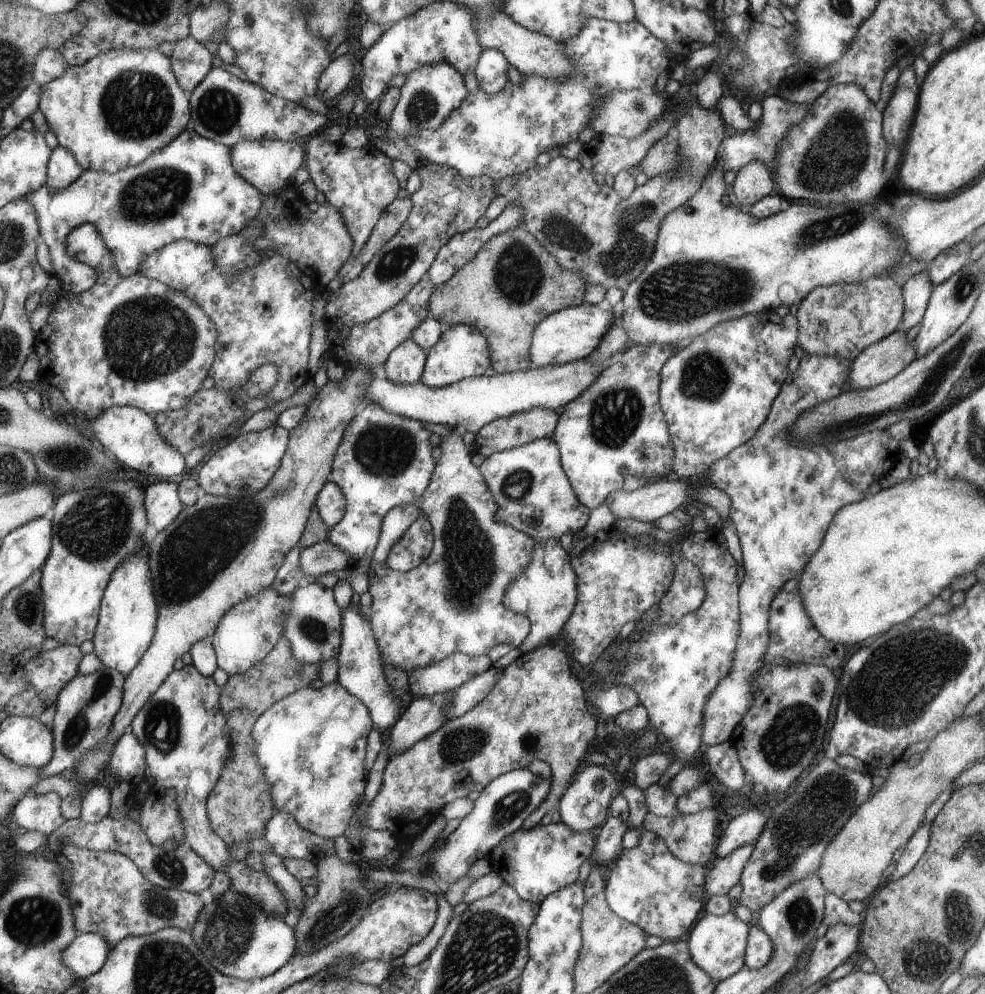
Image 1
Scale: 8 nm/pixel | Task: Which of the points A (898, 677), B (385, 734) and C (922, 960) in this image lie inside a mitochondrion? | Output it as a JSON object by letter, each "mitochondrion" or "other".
{"A":"mitochondrion","B":"other","C":"mitochondrion"}

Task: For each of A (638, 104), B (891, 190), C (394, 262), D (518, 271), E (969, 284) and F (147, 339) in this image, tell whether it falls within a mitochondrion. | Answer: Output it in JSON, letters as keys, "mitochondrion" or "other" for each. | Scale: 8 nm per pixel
{"A":"mitochondrion","B":"other","C":"mitochondrion","D":"mitochondrion","E":"mitochondrion","F":"mitochondrion"}

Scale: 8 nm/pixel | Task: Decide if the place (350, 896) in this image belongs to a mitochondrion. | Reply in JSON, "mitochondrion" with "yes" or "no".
{"mitochondrion":"yes"}

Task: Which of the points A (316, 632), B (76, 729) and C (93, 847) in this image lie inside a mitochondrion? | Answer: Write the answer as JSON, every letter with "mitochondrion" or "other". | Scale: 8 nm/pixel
{"A":"mitochondrion","B":"mitochondrion","C":"other"}

